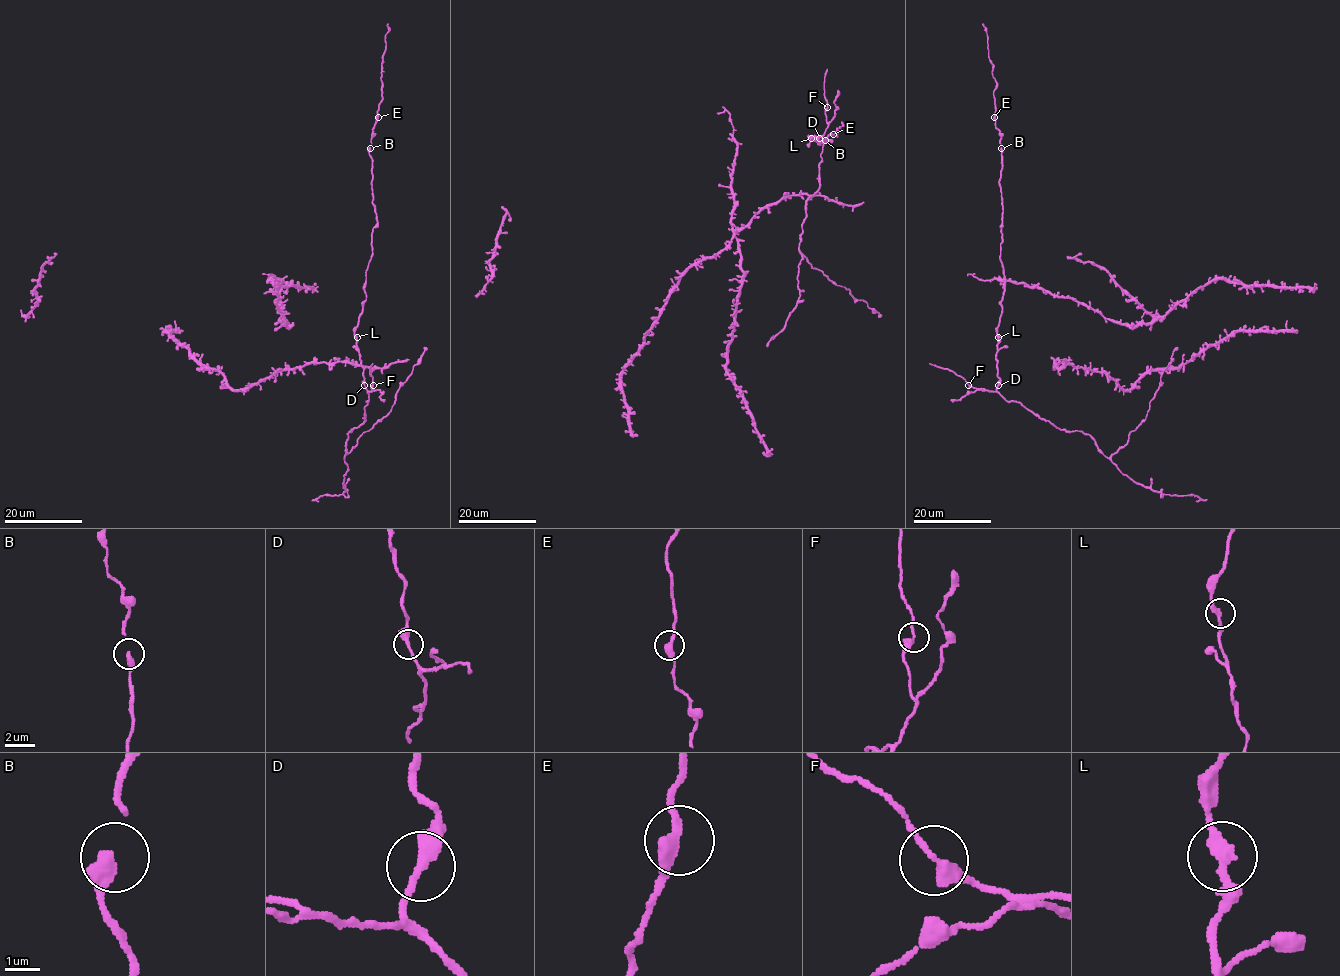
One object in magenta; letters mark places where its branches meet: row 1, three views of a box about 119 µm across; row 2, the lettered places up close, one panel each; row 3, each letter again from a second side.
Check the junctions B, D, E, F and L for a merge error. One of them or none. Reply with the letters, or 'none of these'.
F

